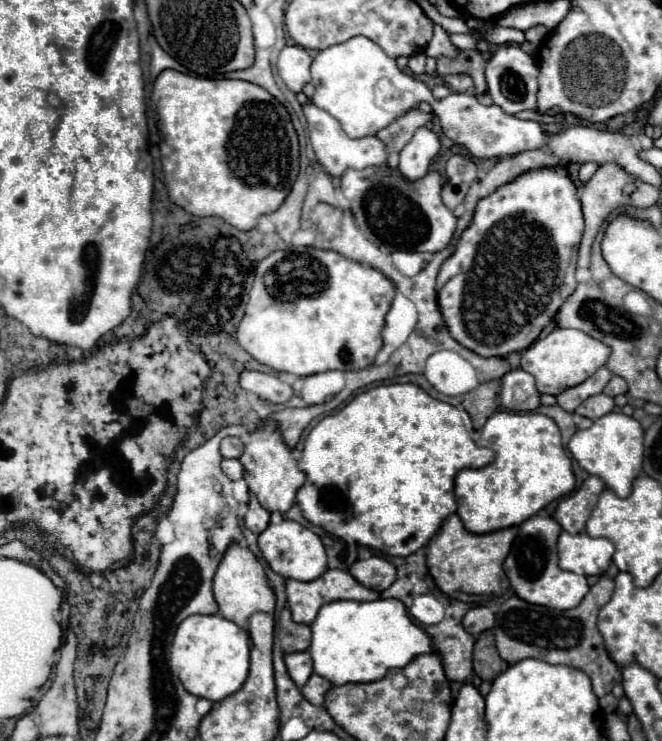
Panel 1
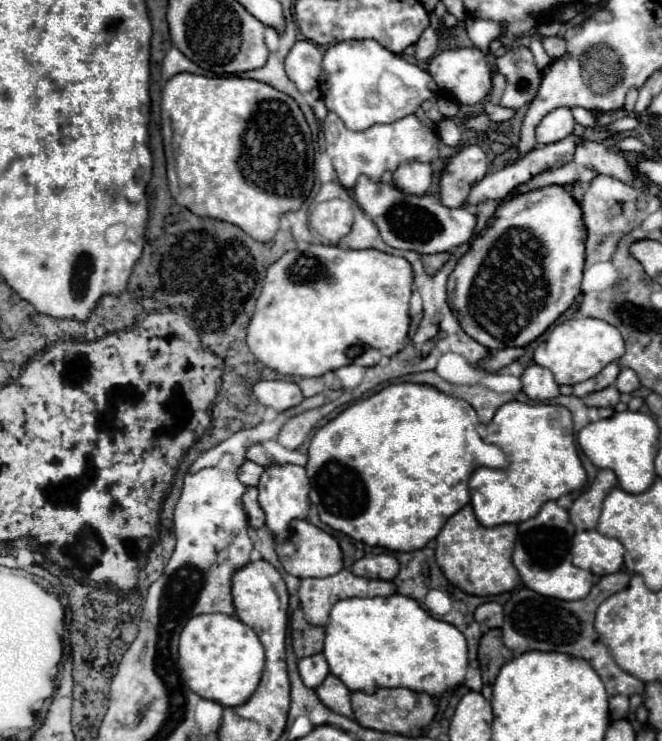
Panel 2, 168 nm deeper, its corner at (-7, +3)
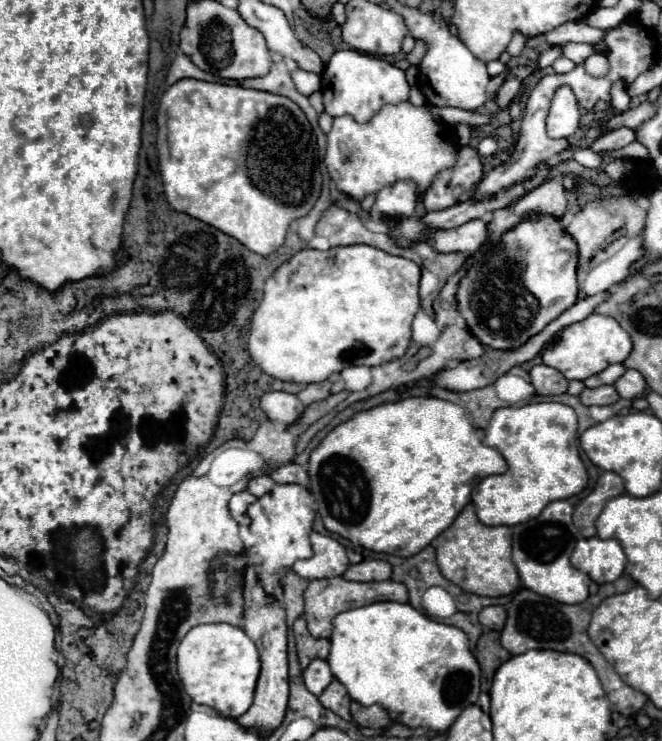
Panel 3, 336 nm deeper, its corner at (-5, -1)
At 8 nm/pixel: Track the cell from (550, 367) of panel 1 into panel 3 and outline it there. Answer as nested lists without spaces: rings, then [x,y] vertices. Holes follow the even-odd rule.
[[[591,314],[581,322],[575,322],[567,328],[563,328],[555,340],[543,350],[541,358],[543,364],[559,370],[567,380],[585,380],[593,374],[603,372],[609,364],[623,362],[631,352],[631,338],[623,328],[611,320],[609,316]]]

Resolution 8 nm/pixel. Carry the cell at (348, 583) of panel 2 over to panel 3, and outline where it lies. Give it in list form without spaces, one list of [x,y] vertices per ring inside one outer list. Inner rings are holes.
[[[335,576],[335,578],[311,580],[309,586],[303,592],[303,600],[305,600],[305,614],[303,616],[307,620],[307,628],[309,628],[311,636],[329,638],[331,636],[331,620],[333,620],[335,614],[351,610],[351,608],[367,606],[367,604],[379,602],[379,600],[407,602],[407,588],[399,582],[393,582],[393,580],[385,580],[385,582],[349,582],[343,576]]]

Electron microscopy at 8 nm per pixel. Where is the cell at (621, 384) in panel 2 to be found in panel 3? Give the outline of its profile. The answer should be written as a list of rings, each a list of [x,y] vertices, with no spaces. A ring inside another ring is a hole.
[[[627,370],[617,382],[615,382],[615,390],[621,398],[627,398],[627,400],[633,400],[637,396],[643,394],[645,390],[645,380],[643,376],[637,372],[637,370]]]

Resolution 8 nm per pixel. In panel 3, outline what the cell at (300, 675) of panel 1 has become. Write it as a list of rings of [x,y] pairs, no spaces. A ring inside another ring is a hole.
[[[311,660],[311,664],[303,670],[303,680],[305,680],[305,686],[309,692],[313,692],[315,696],[319,696],[327,684],[331,684],[331,668],[327,664],[327,660]]]

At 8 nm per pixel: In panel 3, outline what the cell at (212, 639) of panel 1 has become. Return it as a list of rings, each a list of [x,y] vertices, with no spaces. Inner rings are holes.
[[[199,624],[187,632],[177,650],[177,672],[183,690],[193,702],[215,708],[227,718],[237,718],[253,704],[259,676],[259,652],[253,640],[231,624]]]

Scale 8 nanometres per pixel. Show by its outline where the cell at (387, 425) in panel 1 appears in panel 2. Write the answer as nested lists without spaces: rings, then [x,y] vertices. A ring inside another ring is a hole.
[[[410,382],[392,383],[391,386],[383,388],[381,392],[347,406],[337,418],[333,418],[331,422],[327,422],[323,428],[319,428],[315,432],[315,436],[311,438],[311,444],[309,444],[309,462],[307,462],[307,476],[311,480],[311,494],[309,494],[311,504],[317,506],[321,522],[331,526],[333,530],[339,530],[339,532],[351,536],[353,540],[365,542],[369,546],[381,546],[381,548],[387,548],[387,550],[393,550],[393,552],[419,550],[419,548],[427,546],[427,542],[433,540],[439,534],[439,530],[443,528],[445,520],[449,520],[449,516],[453,516],[453,512],[457,512],[465,504],[469,504],[467,480],[471,478],[475,468],[481,468],[481,466],[507,468],[509,466],[503,450],[497,444],[485,442],[485,436],[487,436],[487,425],[478,421],[475,410],[465,400],[447,396],[447,394],[439,392],[437,388],[425,386],[425,384]]]

